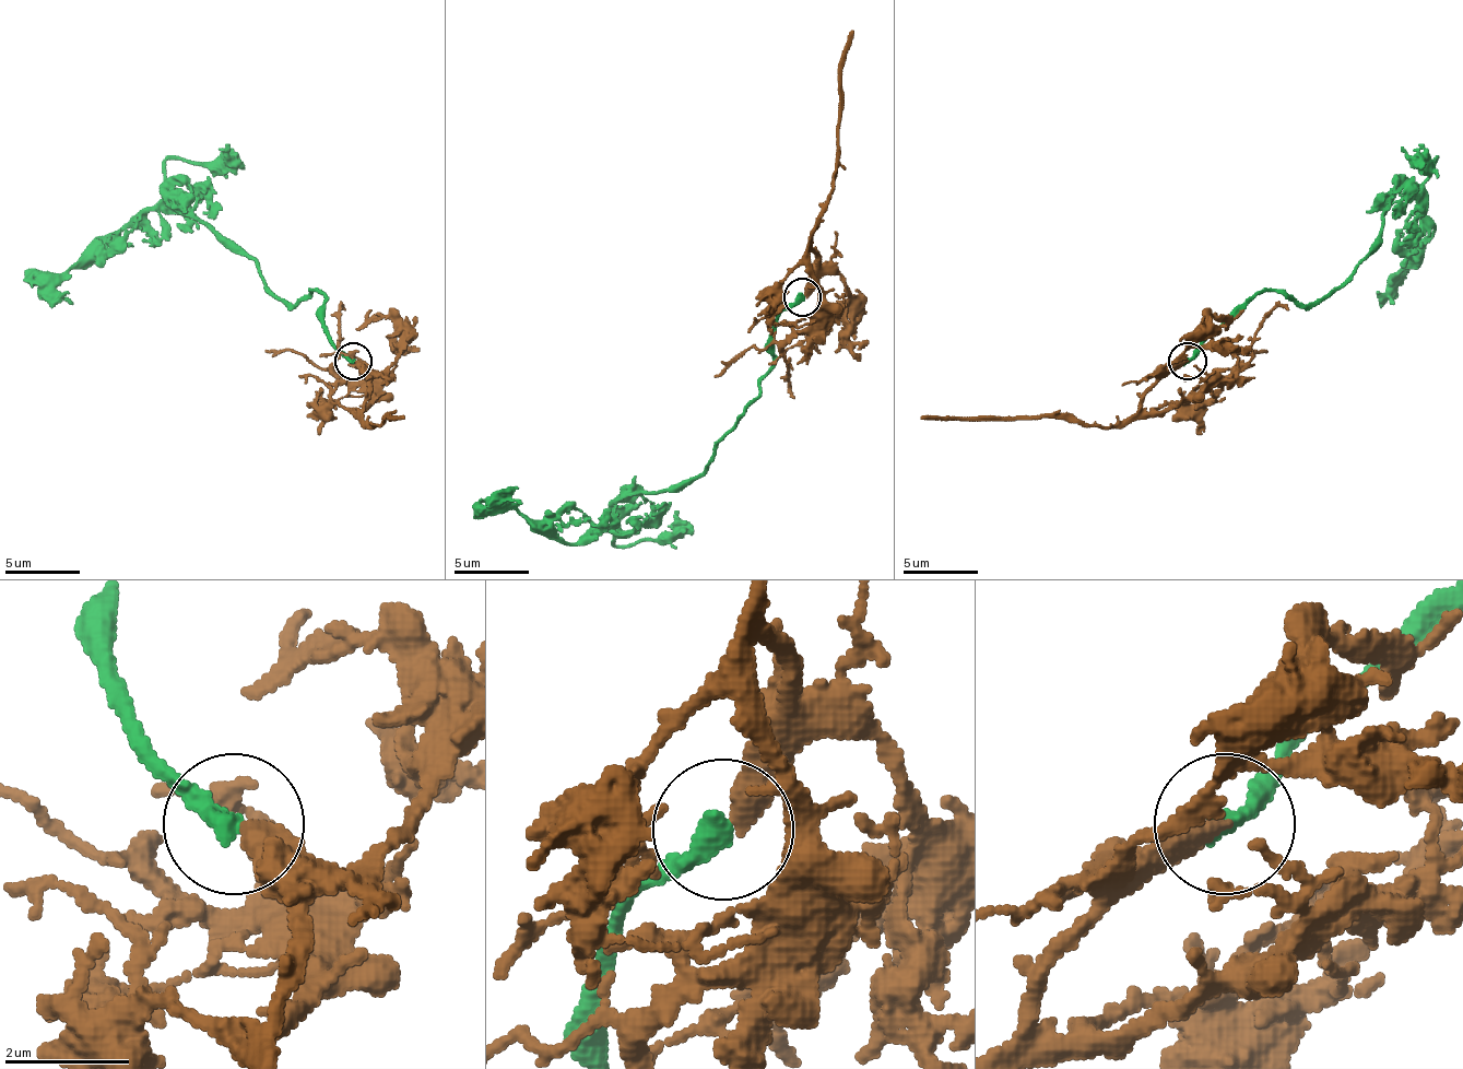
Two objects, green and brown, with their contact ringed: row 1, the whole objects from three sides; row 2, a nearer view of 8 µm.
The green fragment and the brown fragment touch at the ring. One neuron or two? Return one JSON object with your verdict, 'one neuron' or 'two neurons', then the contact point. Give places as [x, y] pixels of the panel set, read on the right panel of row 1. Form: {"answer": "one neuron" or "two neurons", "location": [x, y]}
{"answer": "one neuron", "location": [1187, 361]}

